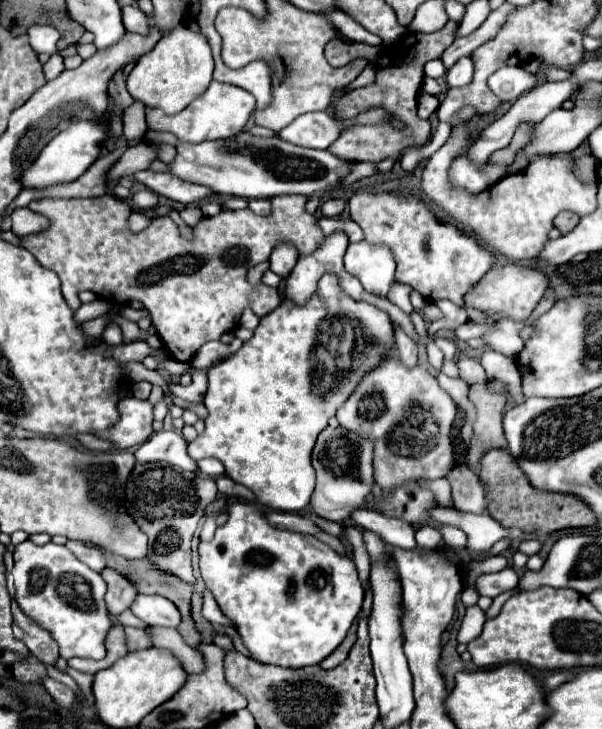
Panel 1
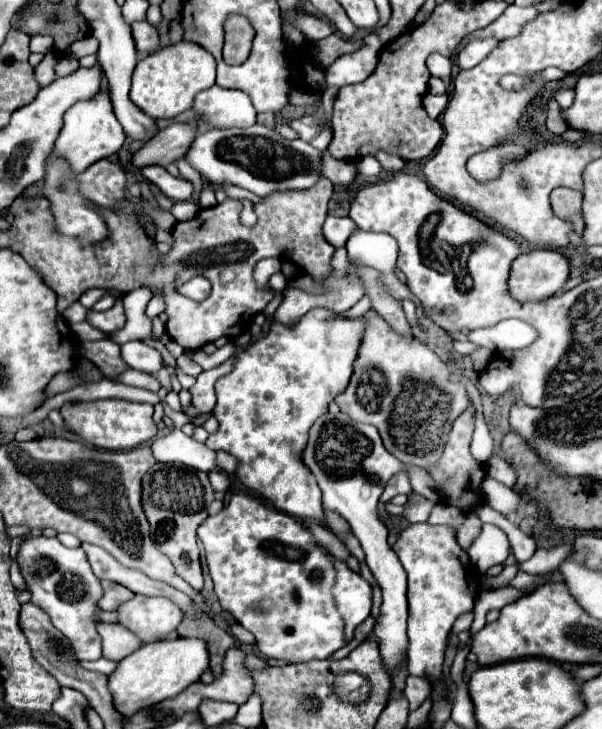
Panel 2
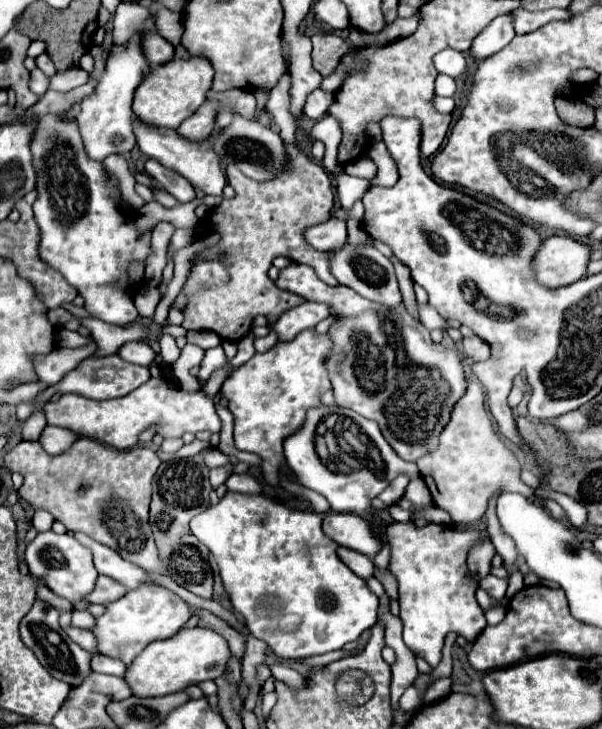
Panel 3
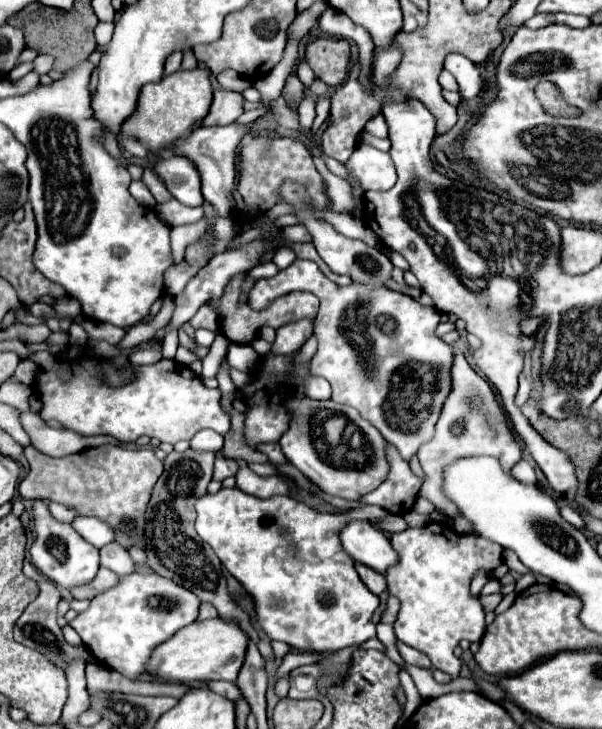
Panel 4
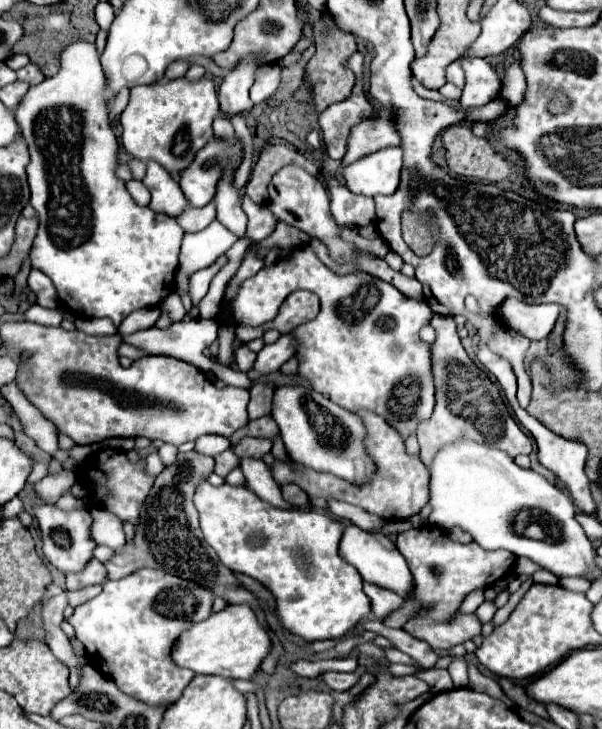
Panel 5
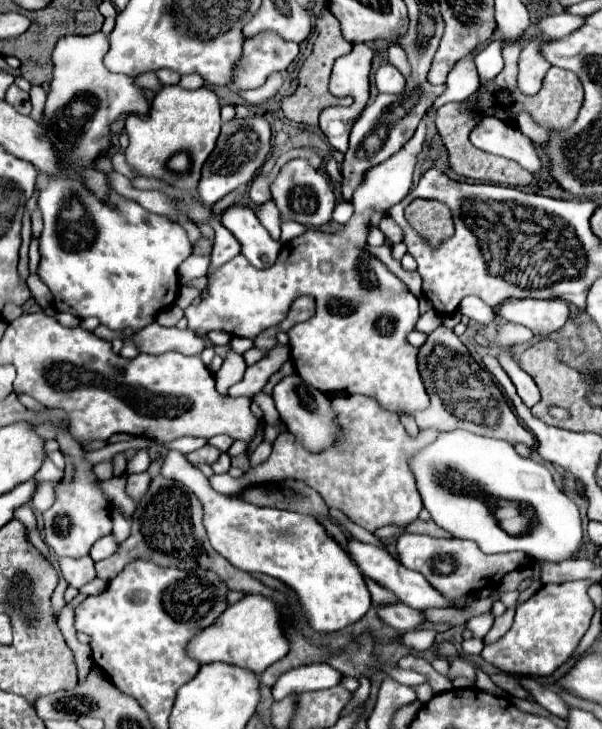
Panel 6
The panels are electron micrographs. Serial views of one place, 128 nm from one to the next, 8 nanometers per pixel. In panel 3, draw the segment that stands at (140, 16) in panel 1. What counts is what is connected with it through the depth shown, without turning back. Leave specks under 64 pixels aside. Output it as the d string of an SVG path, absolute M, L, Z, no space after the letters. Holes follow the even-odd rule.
M146 32L140 38L140 46L142 46L142 52L150 66L154 66L154 64L160 66L174 58L174 46L156 32Z

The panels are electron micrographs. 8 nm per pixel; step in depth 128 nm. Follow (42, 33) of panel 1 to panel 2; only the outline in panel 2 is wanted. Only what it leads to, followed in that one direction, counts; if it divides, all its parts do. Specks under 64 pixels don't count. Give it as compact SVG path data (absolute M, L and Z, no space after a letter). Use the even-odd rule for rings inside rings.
M34 36L30 40L30 52L40 52L40 54L48 54L54 46L54 38L52 36Z

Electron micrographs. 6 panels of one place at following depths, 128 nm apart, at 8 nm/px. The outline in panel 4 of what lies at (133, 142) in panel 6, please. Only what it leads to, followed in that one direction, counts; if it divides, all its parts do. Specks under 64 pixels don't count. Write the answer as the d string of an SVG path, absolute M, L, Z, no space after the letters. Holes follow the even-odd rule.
M200 66L194 70L178 70L170 76L164 76L158 84L146 84L140 90L136 112L132 118L128 118L122 130L138 138L152 152L162 154L164 144L172 144L176 136L188 136L192 128L200 126L200 120L206 116L210 102L212 102L210 72Z

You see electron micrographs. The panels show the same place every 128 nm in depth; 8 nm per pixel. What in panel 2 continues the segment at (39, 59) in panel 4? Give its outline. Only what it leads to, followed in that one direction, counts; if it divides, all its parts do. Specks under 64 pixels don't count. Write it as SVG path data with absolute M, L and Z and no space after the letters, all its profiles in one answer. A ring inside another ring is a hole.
M64 56L64 60L60 60L60 64L56 66L56 72L58 72L58 76L66 76L66 74L70 74L70 72L78 70L78 66L80 66L80 64L78 64L78 60Z

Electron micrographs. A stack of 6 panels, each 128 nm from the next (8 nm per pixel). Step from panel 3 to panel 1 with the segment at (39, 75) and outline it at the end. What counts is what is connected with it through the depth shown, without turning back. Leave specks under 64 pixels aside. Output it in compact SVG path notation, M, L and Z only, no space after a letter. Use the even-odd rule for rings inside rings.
M52 54L50 60L44 64L44 76L46 80L52 80L56 76L60 76L64 70L64 64L62 64L62 56L60 54Z

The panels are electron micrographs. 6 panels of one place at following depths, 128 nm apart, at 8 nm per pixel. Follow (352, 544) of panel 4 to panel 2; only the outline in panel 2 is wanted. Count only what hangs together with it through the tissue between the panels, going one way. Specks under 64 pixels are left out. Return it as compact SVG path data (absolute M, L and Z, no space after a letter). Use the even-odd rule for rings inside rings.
M312 308L294 326L270 320L268 332L238 352L232 372L218 378L214 384L218 398L214 406L218 430L208 436L206 446L214 452L224 450L232 454L238 460L234 476L280 512L324 522L324 510L320 508L320 488L312 472L302 462L302 452L306 448L312 424L326 414L328 404L346 390L354 362L358 358L364 328L366 324L362 318L348 318L328 308Z

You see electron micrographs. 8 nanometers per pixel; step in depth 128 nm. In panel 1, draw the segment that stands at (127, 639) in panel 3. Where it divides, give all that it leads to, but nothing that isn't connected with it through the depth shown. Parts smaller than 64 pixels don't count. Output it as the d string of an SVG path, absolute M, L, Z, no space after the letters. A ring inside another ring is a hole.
M138 594L130 606L132 614L146 622L146 626L168 626L176 628L180 624L178 608L164 596Z

